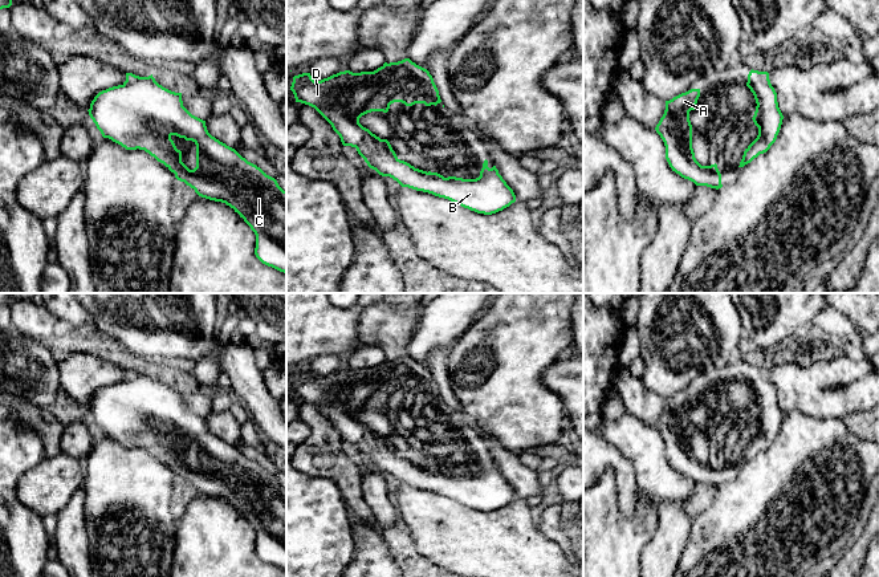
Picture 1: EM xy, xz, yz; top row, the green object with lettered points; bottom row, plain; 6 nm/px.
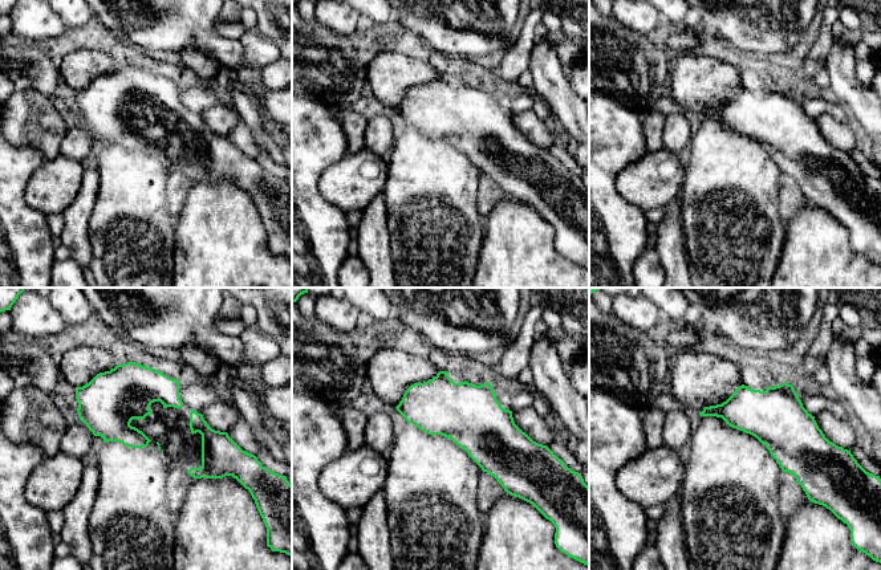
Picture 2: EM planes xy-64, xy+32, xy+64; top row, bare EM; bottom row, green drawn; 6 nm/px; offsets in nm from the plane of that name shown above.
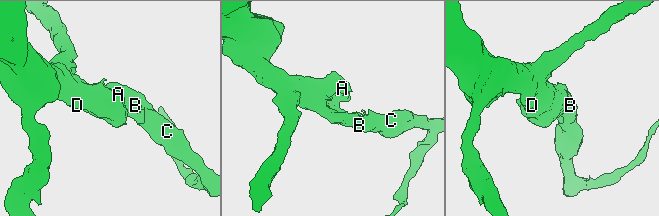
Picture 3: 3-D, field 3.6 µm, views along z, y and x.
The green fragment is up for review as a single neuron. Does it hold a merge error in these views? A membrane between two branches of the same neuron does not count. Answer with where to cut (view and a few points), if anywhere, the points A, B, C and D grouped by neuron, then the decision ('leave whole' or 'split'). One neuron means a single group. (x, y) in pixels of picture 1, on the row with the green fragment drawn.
no cut; A B C D; leave whole

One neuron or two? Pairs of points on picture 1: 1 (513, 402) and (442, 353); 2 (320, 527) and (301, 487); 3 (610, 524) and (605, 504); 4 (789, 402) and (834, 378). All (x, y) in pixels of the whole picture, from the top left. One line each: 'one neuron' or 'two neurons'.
1: two neurons
2: one neuron
3: one neuron
4: one neuron

